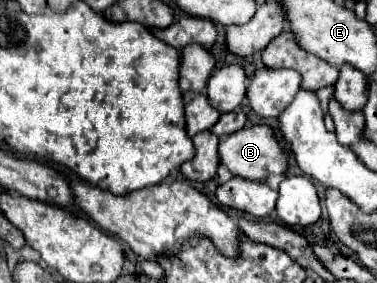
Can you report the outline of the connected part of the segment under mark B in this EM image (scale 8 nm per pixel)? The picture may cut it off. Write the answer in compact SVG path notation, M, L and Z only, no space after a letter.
M268 126L242 128L226 138L220 138L218 156L220 156L220 164L226 166L232 172L232 176L258 180L258 182L266 180L268 174L284 174L286 166L288 166L286 152L282 150L280 142L274 138L272 128L268 128Z

